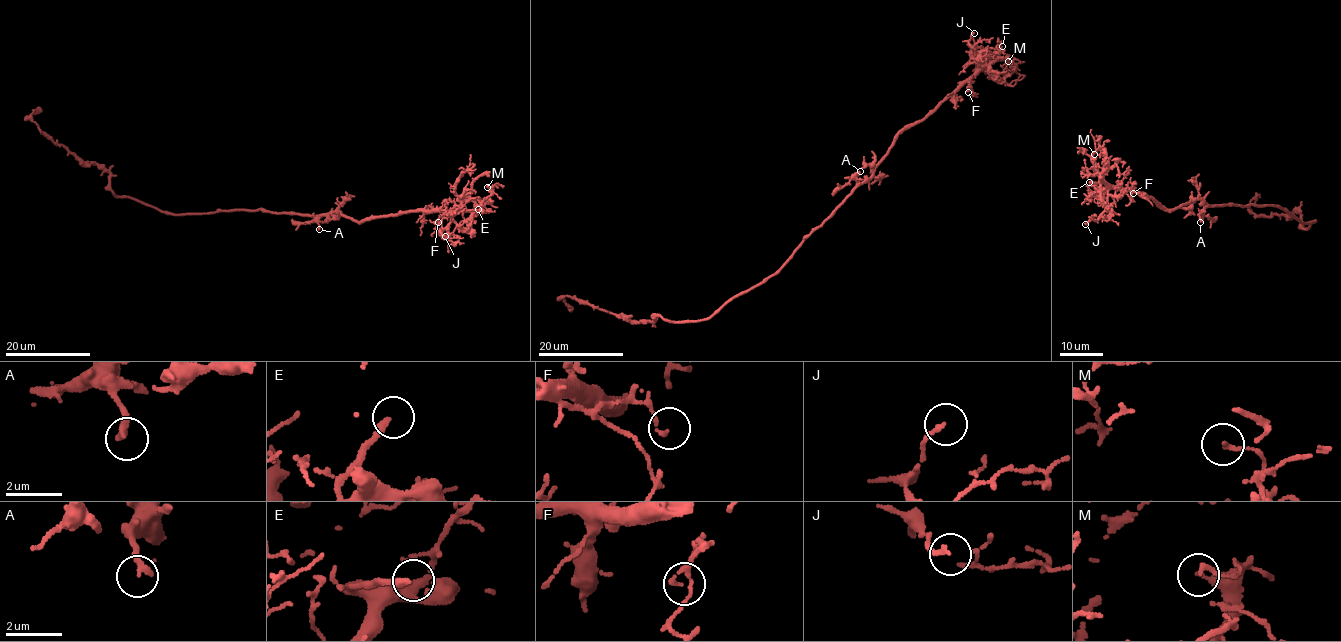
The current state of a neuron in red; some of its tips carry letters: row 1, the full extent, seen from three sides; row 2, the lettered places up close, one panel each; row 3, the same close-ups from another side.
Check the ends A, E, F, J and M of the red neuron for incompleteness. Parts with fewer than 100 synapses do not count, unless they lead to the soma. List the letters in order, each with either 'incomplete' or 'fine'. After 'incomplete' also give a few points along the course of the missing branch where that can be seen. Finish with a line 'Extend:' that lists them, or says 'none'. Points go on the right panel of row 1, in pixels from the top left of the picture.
A: fine
E: incomplete
F: fine
J: fine
M: fine
Extend: E

